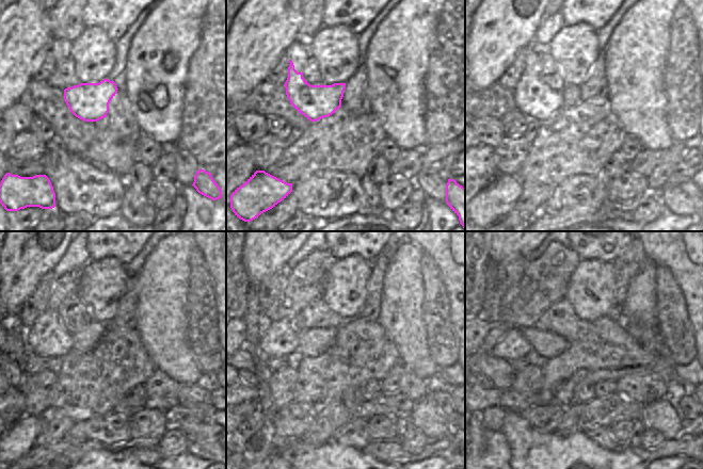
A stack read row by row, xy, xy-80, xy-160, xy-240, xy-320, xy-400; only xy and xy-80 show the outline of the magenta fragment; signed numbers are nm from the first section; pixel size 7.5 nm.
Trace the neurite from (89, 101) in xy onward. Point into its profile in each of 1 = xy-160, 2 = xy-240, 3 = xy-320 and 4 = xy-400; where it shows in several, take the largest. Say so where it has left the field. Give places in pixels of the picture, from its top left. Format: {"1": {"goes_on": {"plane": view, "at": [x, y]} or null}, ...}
{"1": {"goes_on": {"plane": "xy-160", "at": [533, 98]}}, "2": {"goes_on": {"plane": "xy-240", "at": [48, 337]}}, "3": {"goes_on": {"plane": "xy-320", "at": [281, 339]}}, "4": {"goes_on": {"plane": "xy-400", "at": [513, 345]}}}

